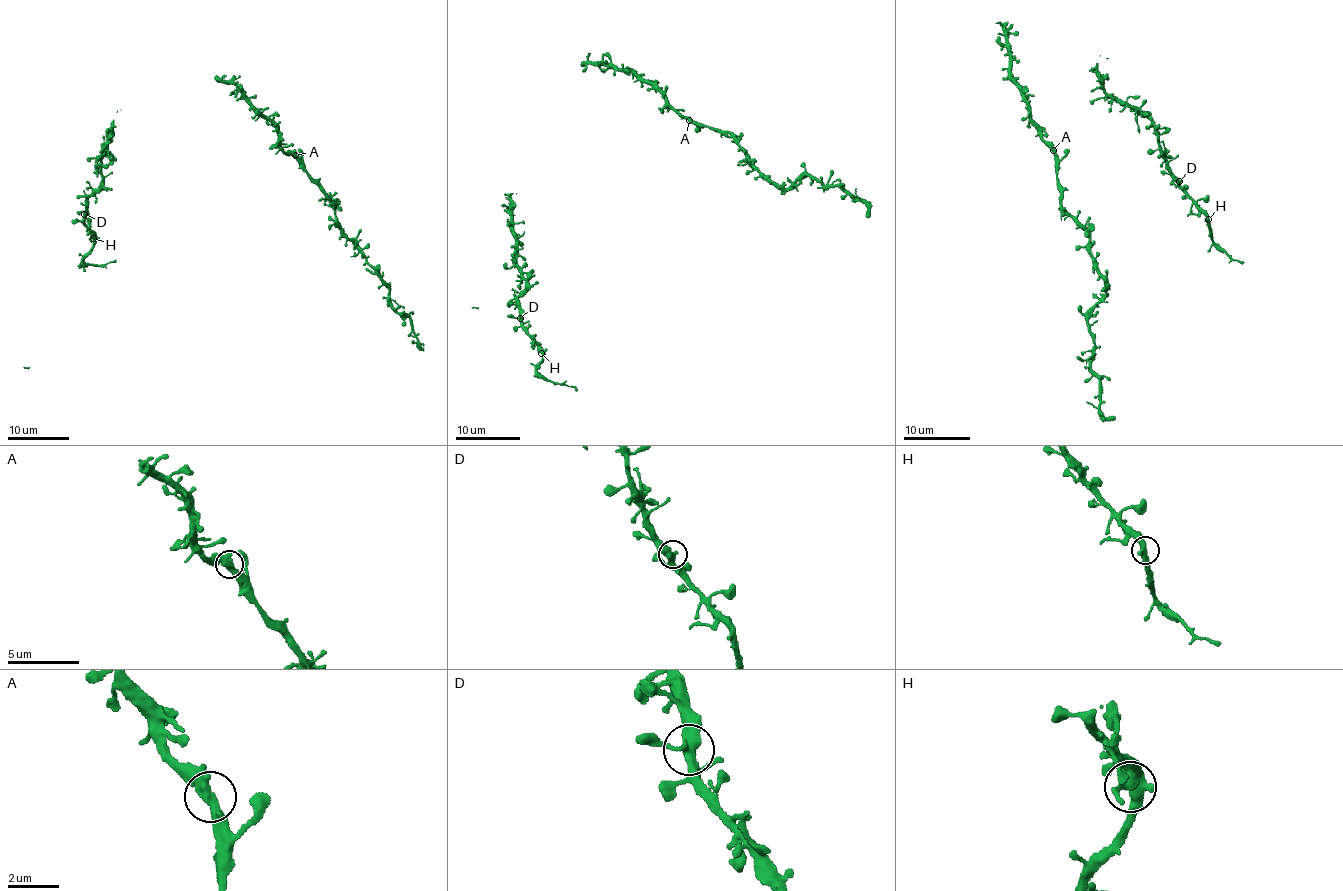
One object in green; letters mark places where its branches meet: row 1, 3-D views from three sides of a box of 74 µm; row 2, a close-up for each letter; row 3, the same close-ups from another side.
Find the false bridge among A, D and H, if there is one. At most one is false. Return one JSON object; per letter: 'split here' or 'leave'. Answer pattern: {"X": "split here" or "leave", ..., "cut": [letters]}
{"A": "leave", "D": "leave", "H": "leave", "cut": []}

